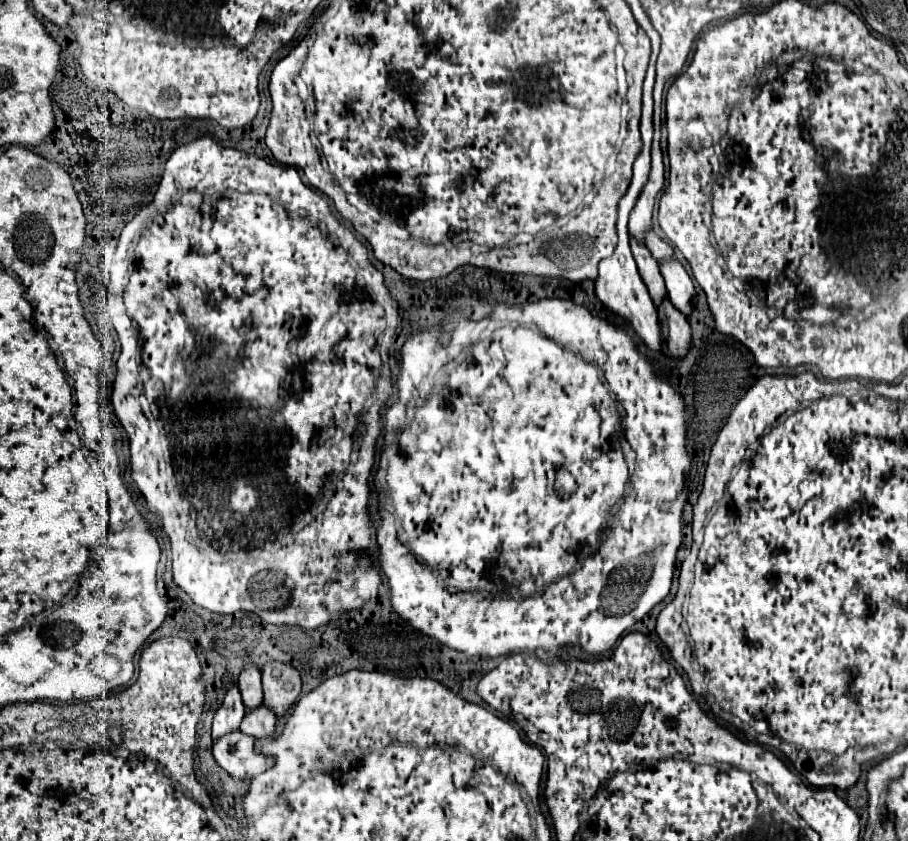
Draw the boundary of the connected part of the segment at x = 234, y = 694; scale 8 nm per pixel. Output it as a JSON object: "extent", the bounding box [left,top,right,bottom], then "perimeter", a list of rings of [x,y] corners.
{"extent":[213,686,247,740],"perimeter":[[[233,686],[227,692],[221,708],[215,712],[215,720],[213,720],[213,740],[219,740],[221,736],[225,736],[229,732],[239,730],[239,724],[245,718],[245,712],[247,710],[245,710],[245,706],[241,702],[239,690],[237,690],[237,686]]]}

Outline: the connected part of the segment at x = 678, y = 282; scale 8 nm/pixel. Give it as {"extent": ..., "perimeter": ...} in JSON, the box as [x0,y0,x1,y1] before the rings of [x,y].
{"extent":[661,260,695,316],"perimeter":[[[669,260],[661,264],[661,274],[665,278],[671,304],[685,316],[691,316],[693,300],[695,300],[695,286],[689,274],[685,272],[685,268],[677,260]]]}

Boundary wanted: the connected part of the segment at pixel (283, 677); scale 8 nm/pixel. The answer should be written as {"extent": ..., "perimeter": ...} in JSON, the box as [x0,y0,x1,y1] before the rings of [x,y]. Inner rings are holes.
{"extent":[263,662,301,718],"perimeter":[[[267,662],[263,666],[263,692],[263,704],[277,714],[277,718],[283,718],[301,694],[301,676],[289,664]]]}

